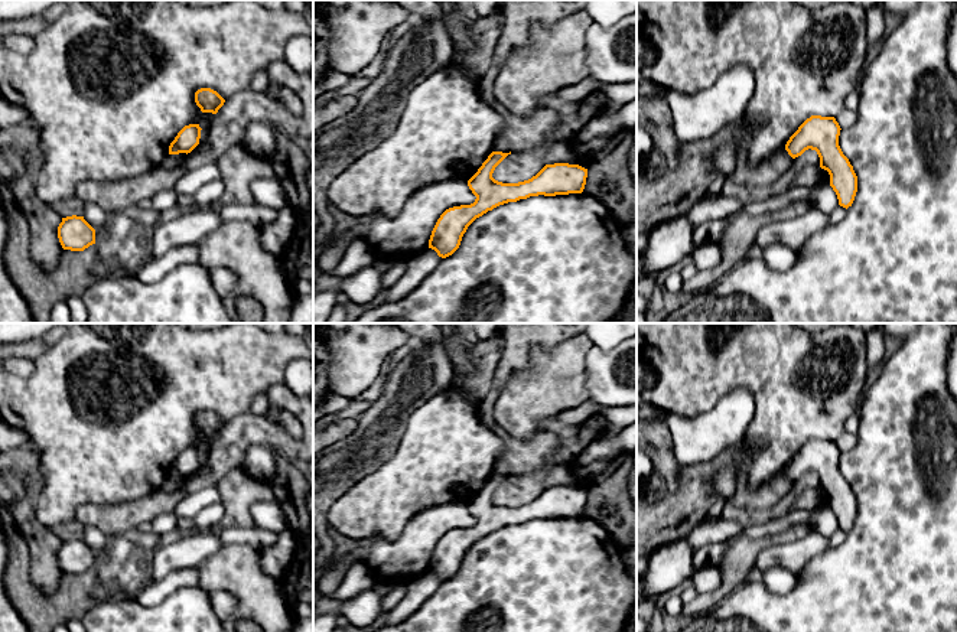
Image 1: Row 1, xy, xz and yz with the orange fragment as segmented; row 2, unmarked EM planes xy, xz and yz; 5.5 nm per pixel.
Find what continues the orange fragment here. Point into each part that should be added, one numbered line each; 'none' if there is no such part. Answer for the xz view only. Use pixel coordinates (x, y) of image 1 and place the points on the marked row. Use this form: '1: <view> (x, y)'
none

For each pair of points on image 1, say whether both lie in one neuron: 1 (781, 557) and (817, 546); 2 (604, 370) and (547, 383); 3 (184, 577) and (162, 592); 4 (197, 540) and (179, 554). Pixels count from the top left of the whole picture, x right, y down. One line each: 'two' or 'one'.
1: one
2: two
3: one
4: one

